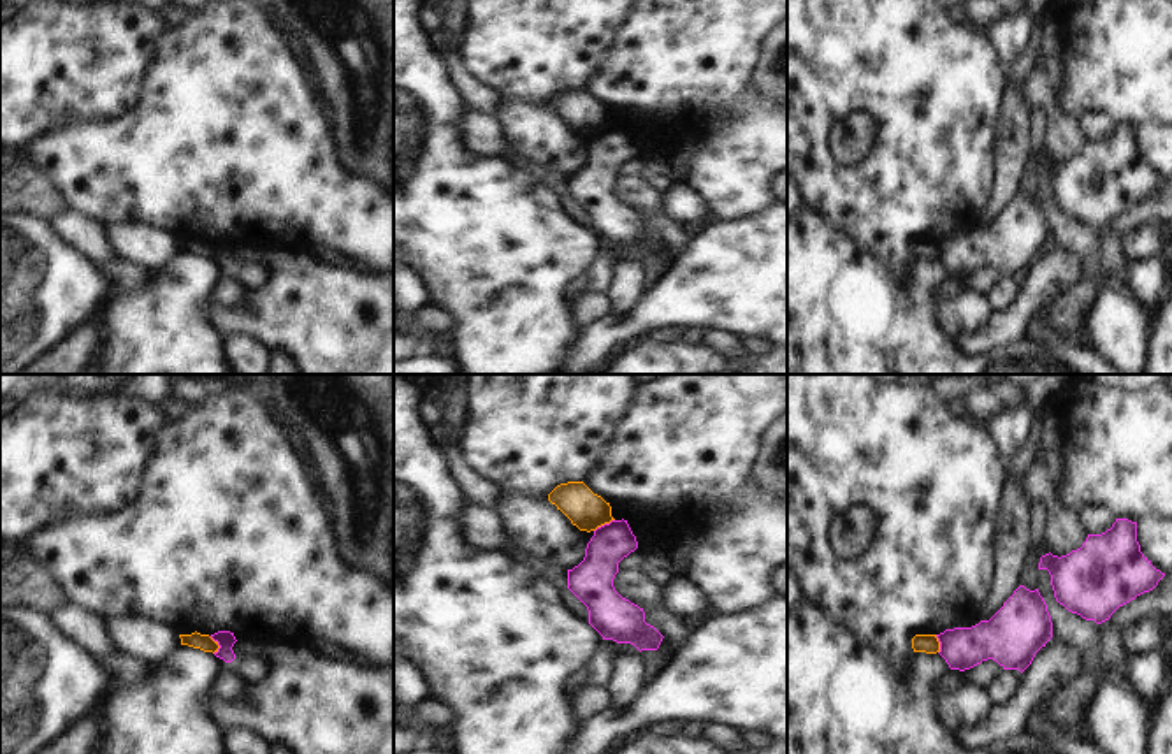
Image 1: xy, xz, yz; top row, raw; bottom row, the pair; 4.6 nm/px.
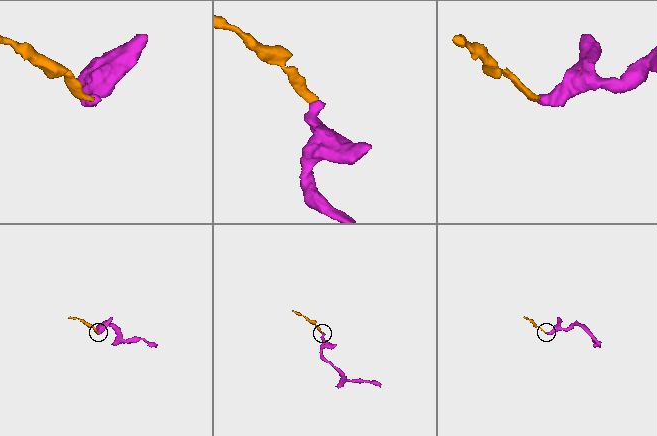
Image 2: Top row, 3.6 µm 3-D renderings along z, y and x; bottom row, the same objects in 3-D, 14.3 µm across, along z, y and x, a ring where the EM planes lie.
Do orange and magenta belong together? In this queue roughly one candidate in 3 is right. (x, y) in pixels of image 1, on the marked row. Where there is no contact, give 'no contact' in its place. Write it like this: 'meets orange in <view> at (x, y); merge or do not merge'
meets orange in xy at (218, 645); do not merge

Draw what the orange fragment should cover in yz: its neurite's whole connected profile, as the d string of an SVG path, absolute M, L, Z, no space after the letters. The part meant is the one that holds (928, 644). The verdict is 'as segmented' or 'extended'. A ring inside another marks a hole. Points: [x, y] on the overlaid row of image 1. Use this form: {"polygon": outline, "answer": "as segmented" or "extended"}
{"polygon": "M915 634L912 638L914 652L937 654L940 652L940 642L937 634Z", "answer": "as segmented"}

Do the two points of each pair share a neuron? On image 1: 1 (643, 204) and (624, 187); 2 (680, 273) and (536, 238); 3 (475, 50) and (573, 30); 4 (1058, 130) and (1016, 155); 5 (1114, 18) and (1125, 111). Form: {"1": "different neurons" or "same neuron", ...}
{"1": "same neuron", "2": "different neurons", "3": "same neuron", "4": "different neurons", "5": "same neuron"}

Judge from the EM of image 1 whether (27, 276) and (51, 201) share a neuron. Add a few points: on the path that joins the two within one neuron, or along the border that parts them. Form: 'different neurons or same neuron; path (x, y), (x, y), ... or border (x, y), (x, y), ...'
different neurons; border (18, 211), (48, 222)

